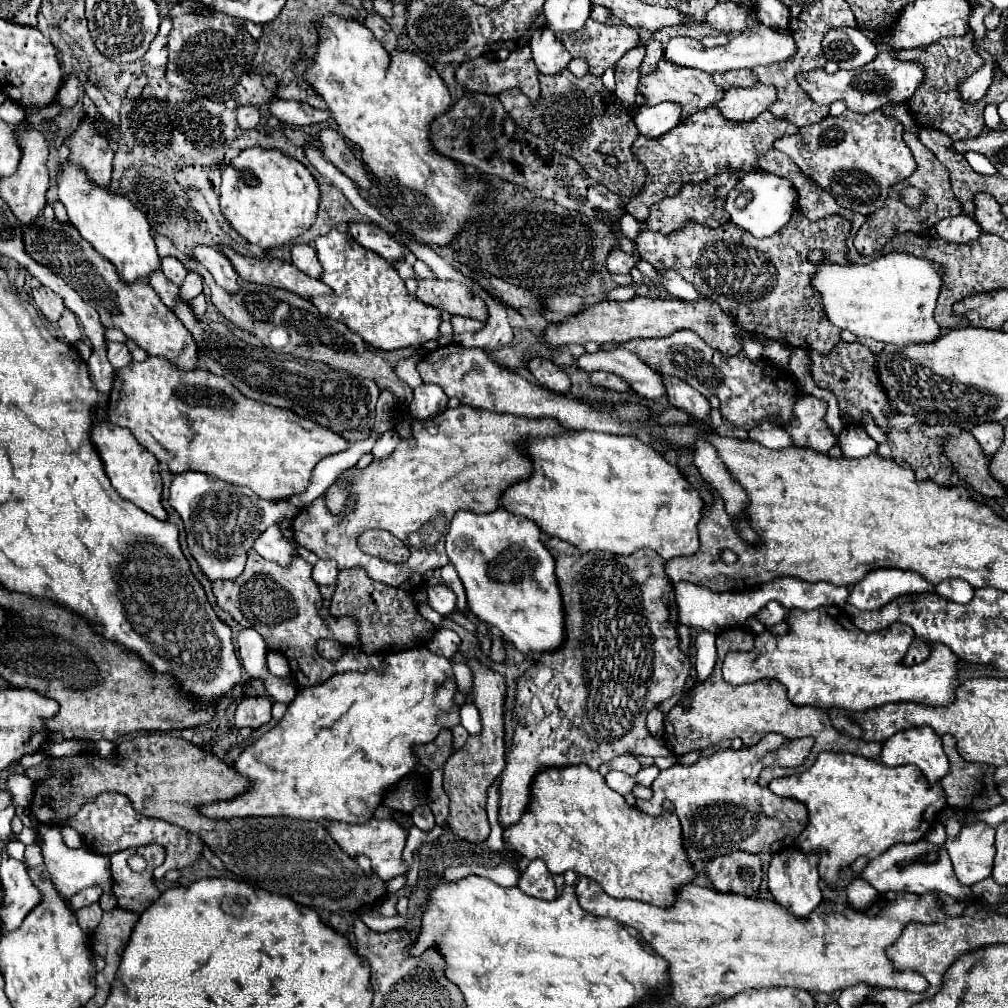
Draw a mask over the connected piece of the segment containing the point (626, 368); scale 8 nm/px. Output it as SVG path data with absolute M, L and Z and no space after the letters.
M613 348L613 350L599 350L599 352L585 352L575 360L575 366L585 372L611 372L621 376L639 396L643 398L661 398L665 396L665 390L661 390L661 376L657 376L649 366L637 358L637 354Z

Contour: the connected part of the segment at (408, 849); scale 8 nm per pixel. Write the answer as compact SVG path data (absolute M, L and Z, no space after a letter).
M413 825L408 832L407 844L405 846L405 862L411 866L413 851L420 848L424 843L433 842L443 832L439 825L435 825L431 832L423 832Z

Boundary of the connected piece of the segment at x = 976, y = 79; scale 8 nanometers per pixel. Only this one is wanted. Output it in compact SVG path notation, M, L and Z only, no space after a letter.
M977 50L977 54L985 60L983 68L977 70L971 78L963 80L961 86L959 86L961 88L961 98L967 100L967 102L981 100L985 96L991 80L993 80L993 66L995 66L993 58L989 58L989 54L985 54L985 50Z

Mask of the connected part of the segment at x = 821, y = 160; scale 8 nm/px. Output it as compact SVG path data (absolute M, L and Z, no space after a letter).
M873 110L869 114L857 114L857 112L843 112L841 116L827 116L817 124L809 124L801 128L801 134L795 136L783 136L775 140L775 150L781 150L787 154L807 178L813 178L813 182L829 192L839 206L849 208L859 214L873 214L883 206L887 200L891 188L909 178L913 170L917 168L911 150L903 142L903 126L899 122L893 122L893 118L885 118L881 110Z

